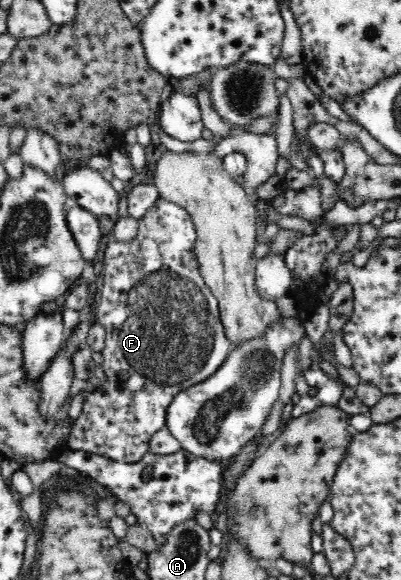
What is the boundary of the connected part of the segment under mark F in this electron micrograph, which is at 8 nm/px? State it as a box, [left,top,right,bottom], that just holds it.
[66,197,232,463]

